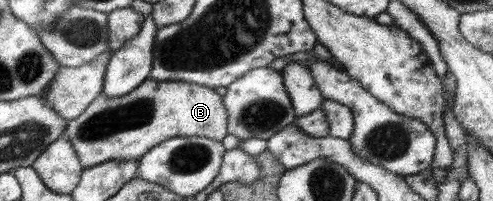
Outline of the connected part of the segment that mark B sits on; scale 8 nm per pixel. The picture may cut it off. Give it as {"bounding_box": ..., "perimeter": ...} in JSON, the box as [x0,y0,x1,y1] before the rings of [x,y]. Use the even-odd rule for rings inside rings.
{"bounding_box":[62,78,227,169],"perimeter":[[[147,78],[132,92],[120,98],[108,98],[103,93],[99,94],[77,118],[67,122],[62,134],[75,150],[81,168],[85,169],[109,160],[141,158],[153,145],[175,136],[202,136],[222,141],[227,135],[226,118],[227,113],[225,113],[220,90],[180,81],[158,82]]]}

